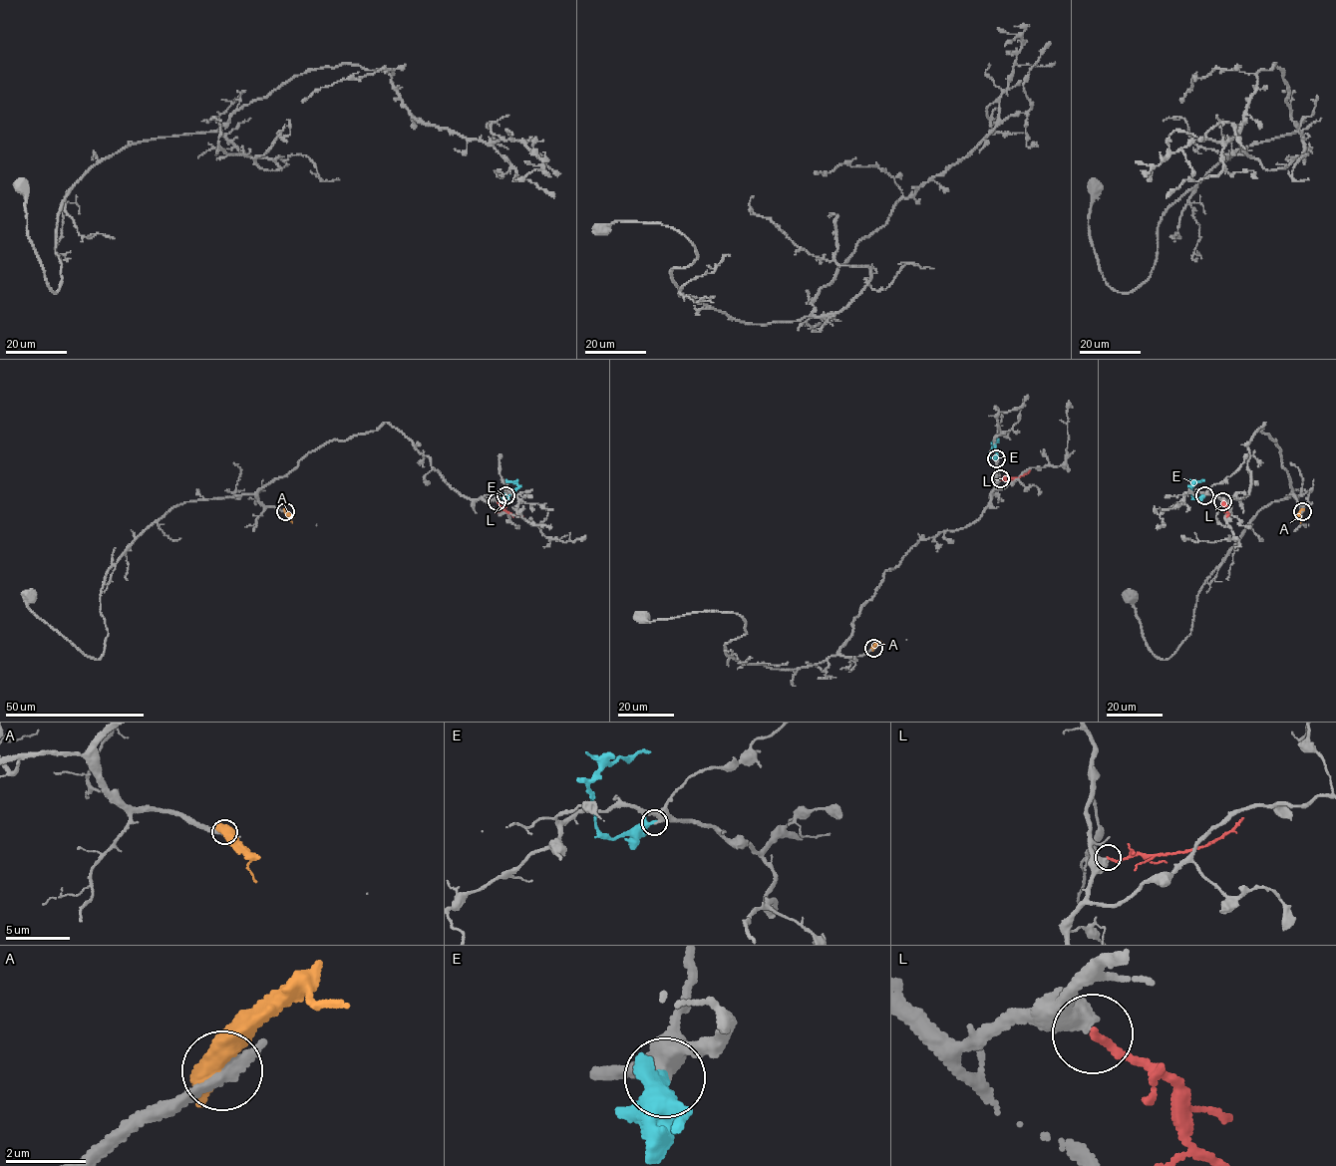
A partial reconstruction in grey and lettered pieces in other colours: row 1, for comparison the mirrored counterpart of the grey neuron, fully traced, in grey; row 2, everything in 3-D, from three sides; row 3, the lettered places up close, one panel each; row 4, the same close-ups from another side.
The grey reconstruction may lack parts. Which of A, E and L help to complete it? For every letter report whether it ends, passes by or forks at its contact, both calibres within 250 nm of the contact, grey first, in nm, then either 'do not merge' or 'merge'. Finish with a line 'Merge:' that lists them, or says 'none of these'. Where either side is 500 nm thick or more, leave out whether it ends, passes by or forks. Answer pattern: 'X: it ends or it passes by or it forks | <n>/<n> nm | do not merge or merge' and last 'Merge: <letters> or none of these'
A: 280/800 nm | do not merge
E: it ends | 320/400 nm | do not merge
L: 650/180 nm | do not merge
Merge: none of these

